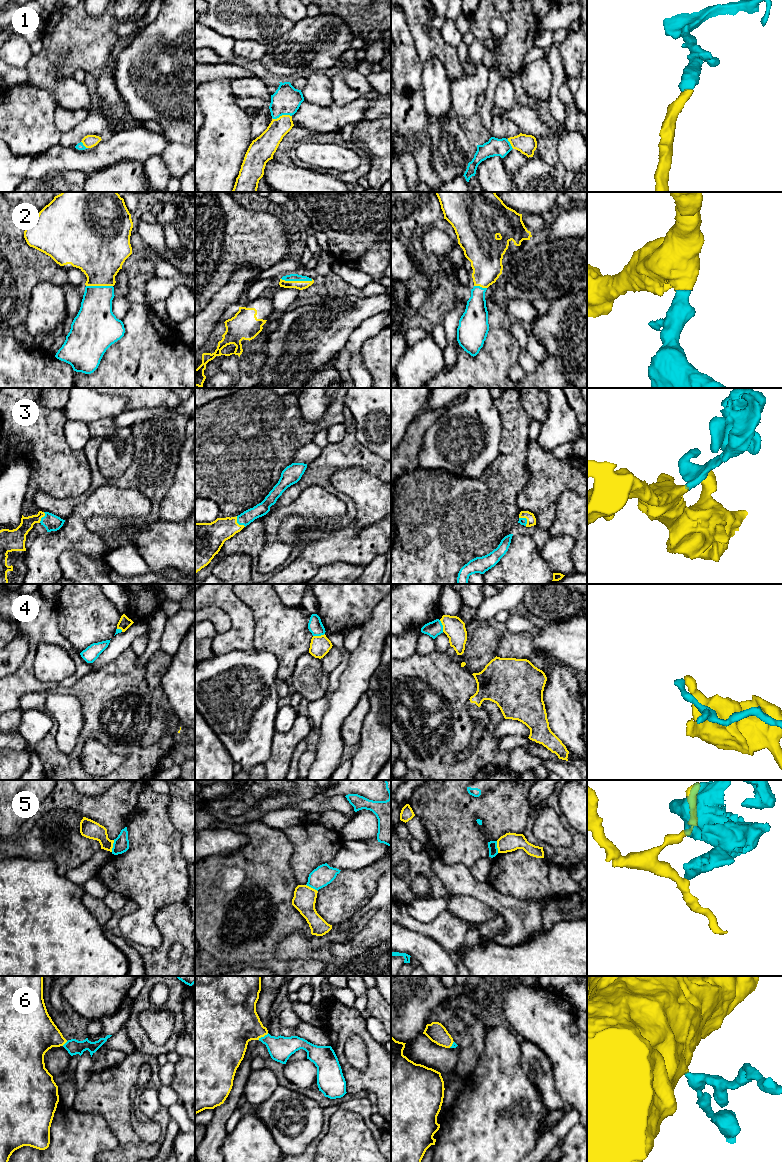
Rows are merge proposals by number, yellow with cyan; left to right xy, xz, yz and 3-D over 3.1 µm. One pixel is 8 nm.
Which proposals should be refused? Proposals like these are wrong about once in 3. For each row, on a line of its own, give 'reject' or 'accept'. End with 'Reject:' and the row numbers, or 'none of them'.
1: accept
2: accept
3: accept
4: reject
5: reject
6: accept
Reject: 4, 5

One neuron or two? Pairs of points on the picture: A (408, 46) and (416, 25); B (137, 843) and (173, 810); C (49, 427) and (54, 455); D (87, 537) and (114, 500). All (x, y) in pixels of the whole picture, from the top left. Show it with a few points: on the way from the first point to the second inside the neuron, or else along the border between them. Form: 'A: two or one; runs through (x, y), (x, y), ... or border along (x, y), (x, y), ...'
A: two; border along (403, 12), (417, 53), (420, 56)
B: two; border along (170, 794), (167, 815), (171, 823), (182, 834)
C: one; runs through (49, 434), (49, 448)
D: one; runs through (82, 524), (82, 518), (96, 504), (101, 502)

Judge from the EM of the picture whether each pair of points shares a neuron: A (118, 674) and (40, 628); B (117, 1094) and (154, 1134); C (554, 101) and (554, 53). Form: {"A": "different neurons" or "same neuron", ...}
{"A": "different neurons", "B": "different neurons", "C": "same neuron"}

